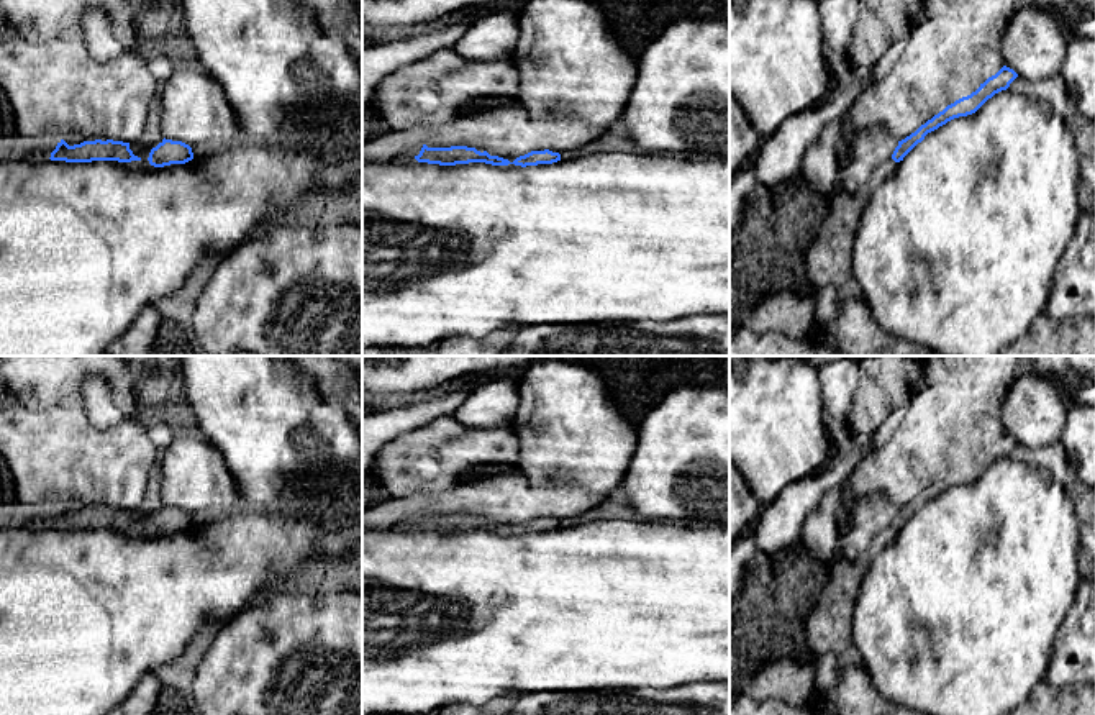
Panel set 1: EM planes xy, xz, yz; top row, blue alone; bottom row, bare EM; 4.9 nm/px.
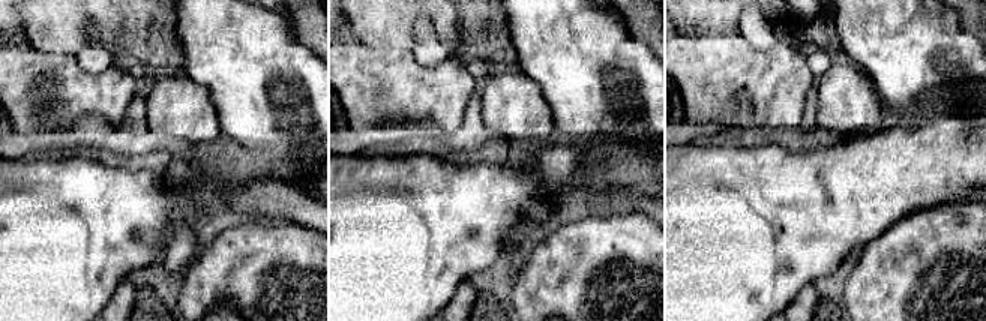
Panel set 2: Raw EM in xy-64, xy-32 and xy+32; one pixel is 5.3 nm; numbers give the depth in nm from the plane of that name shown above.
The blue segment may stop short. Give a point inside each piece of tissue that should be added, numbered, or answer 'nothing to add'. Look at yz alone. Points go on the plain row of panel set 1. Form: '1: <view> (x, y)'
1: yz (828, 628)

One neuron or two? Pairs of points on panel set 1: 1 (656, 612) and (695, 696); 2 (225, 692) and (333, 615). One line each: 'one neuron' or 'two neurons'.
1: two neurons
2: one neuron

